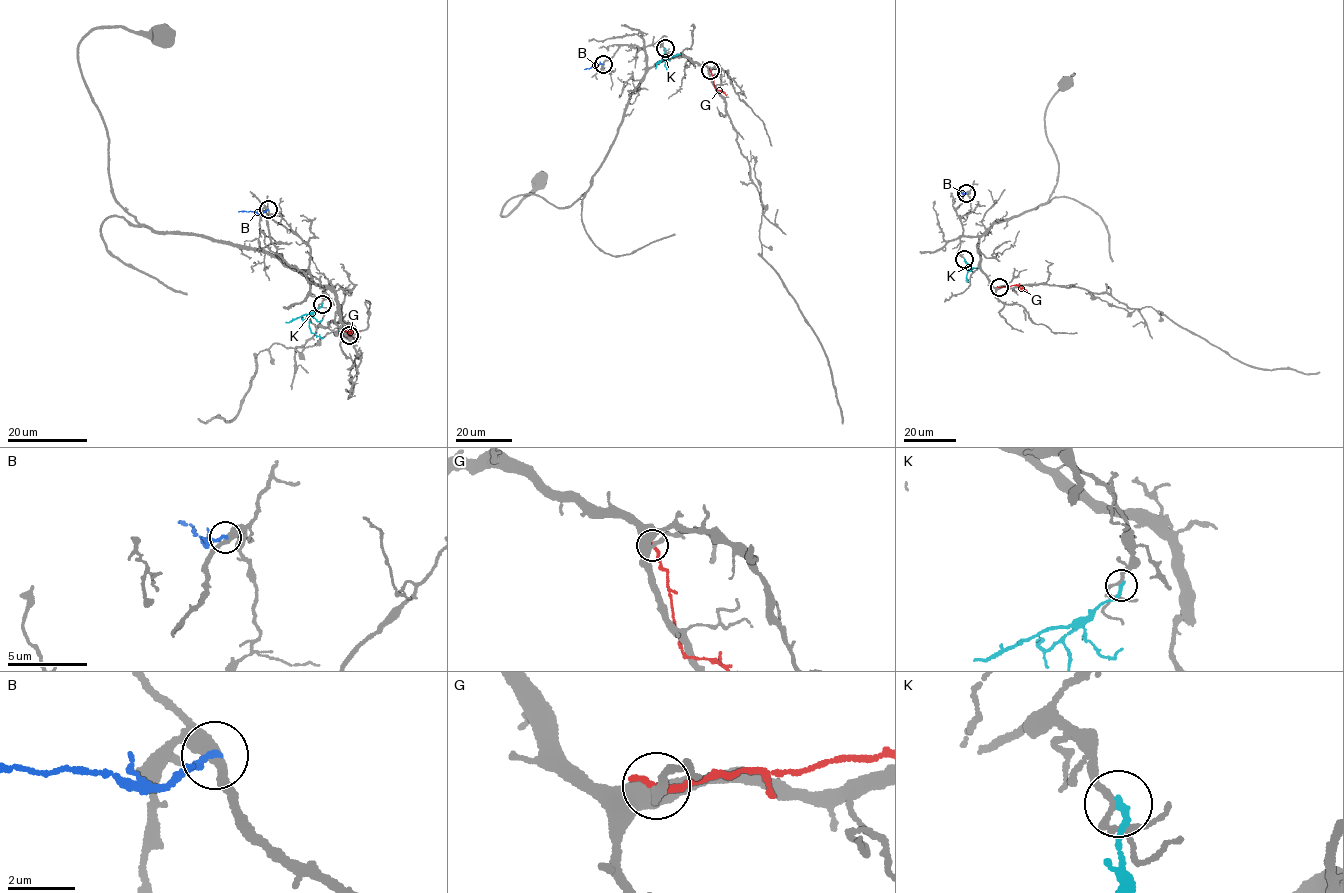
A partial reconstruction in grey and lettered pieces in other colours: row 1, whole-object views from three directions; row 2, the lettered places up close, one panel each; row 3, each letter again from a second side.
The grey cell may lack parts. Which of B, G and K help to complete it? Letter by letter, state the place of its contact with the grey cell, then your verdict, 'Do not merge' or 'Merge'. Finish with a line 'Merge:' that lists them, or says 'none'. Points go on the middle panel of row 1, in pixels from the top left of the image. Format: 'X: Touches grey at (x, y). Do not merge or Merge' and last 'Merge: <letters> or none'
B: Touches grey at (603, 64). Do not merge
G: Touches grey at (710, 70). Do not merge
K: Touches grey at (665, 48). Do not merge
Merge: none

